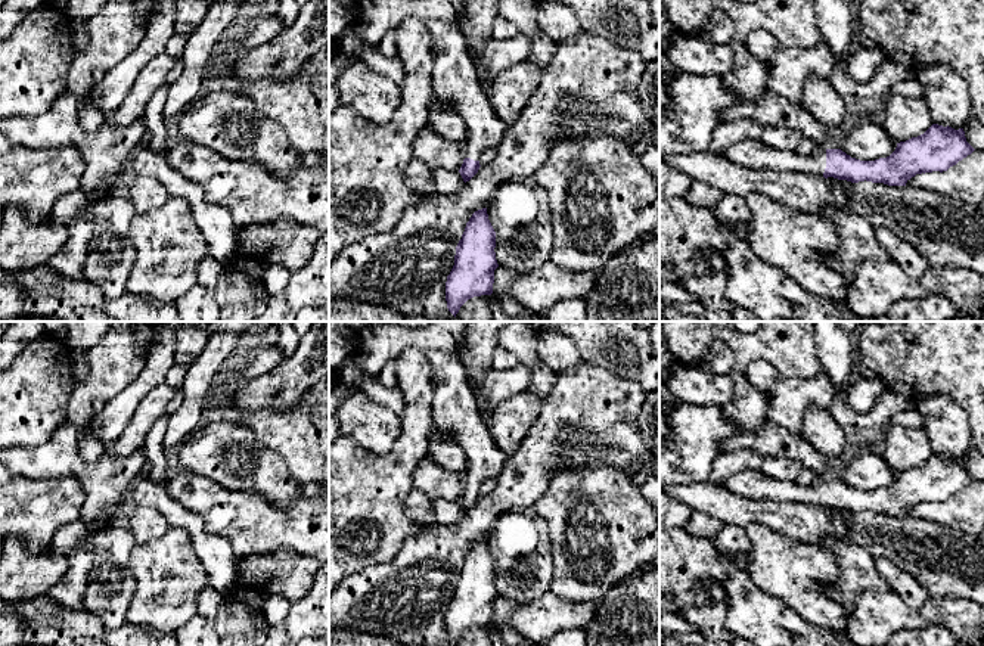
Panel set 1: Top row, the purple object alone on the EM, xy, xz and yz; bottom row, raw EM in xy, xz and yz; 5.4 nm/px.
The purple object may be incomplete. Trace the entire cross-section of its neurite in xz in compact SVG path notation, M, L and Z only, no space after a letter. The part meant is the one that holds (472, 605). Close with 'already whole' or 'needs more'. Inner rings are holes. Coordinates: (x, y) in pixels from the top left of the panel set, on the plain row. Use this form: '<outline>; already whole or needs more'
M487 538L478 540L466 553L446 612L447 639L453 646L468 630L493 624L494 600L499 597L494 578L496 562Z; already whole

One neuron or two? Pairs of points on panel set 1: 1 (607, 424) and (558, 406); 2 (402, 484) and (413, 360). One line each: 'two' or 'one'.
1: one
2: one

